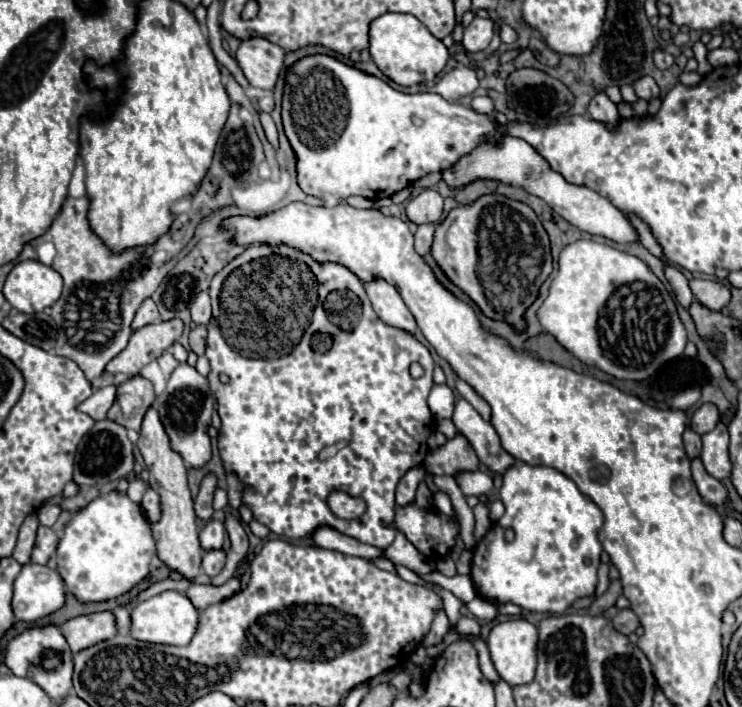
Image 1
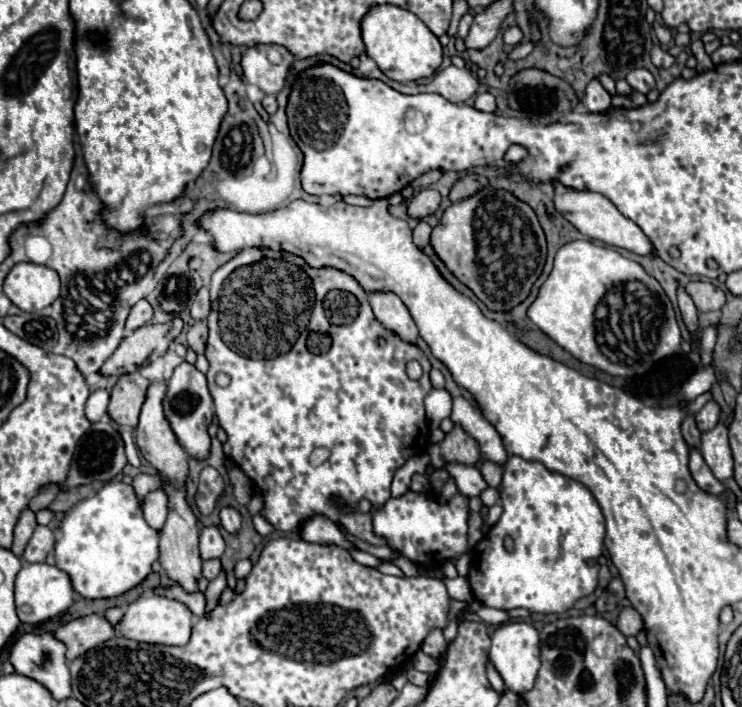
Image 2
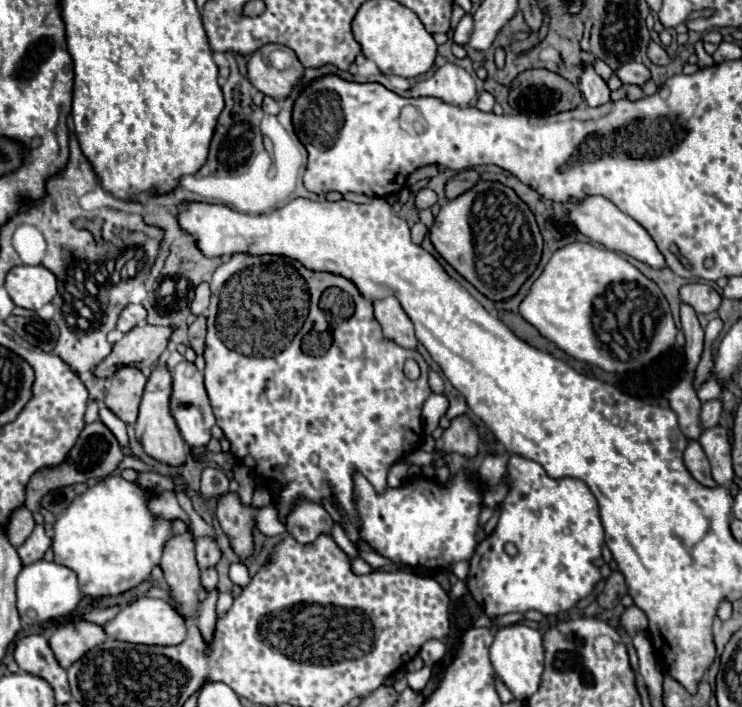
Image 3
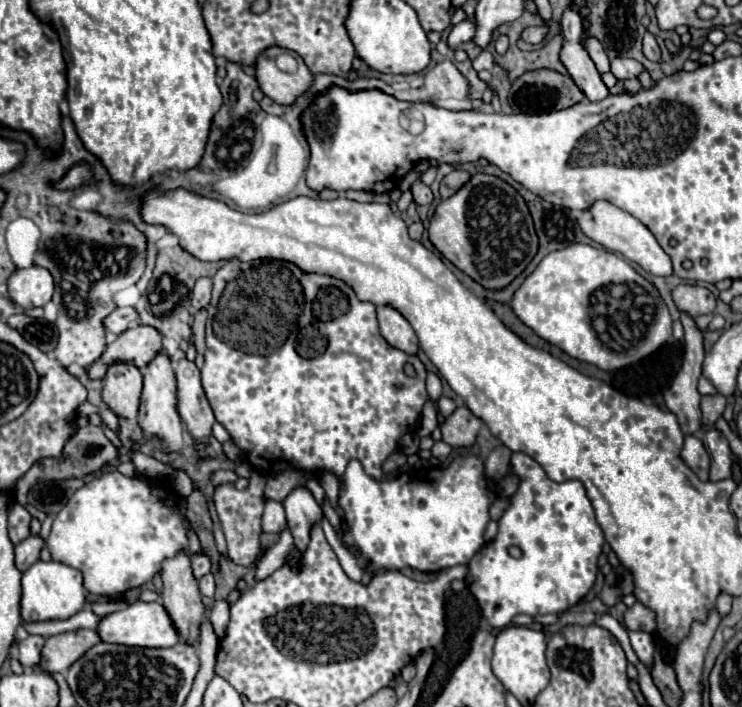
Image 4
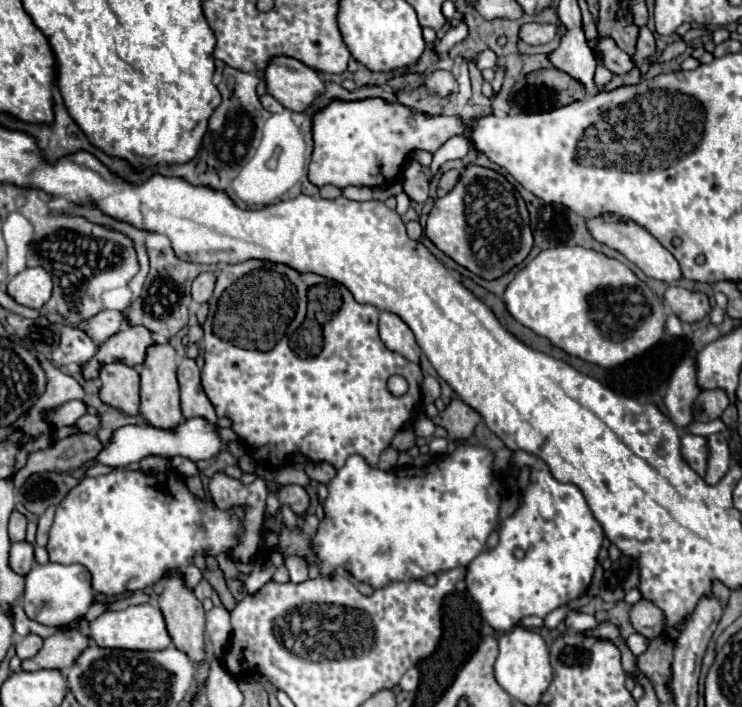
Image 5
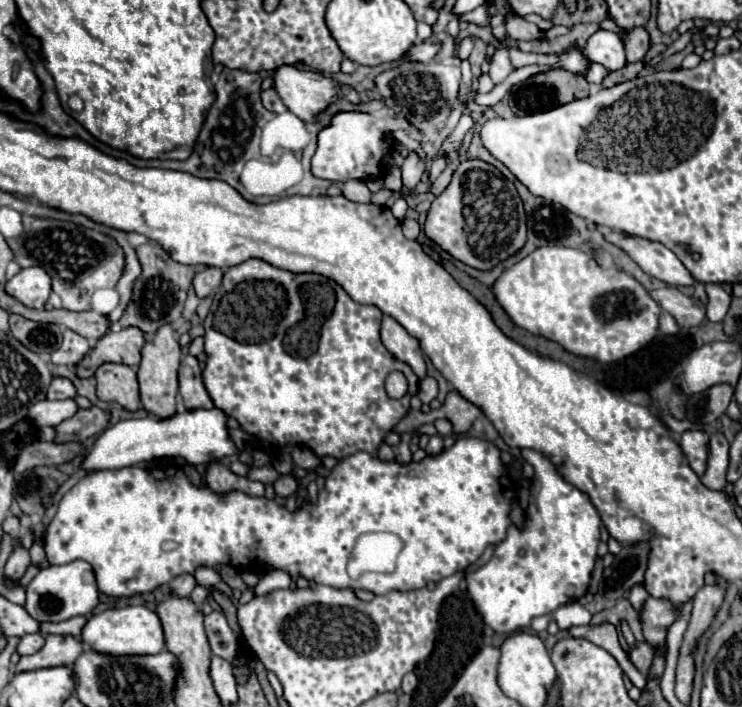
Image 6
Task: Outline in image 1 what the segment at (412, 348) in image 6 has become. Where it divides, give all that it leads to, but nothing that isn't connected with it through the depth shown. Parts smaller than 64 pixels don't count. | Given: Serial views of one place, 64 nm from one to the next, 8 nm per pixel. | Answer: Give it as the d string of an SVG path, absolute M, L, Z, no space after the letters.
M374 280L374 282L366 282L364 288L372 302L374 312L378 314L378 318L384 324L400 328L408 334L416 332L416 320L410 314L408 306L404 304L404 300L400 298L400 294L396 292L394 286L390 286L384 280Z

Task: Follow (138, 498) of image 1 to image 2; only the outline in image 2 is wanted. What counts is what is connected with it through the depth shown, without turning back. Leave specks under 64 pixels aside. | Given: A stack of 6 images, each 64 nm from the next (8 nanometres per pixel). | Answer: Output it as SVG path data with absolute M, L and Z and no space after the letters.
M138 474L138 476L134 478L132 486L134 486L134 490L136 490L136 496L144 498L148 492L164 488L164 484L162 484L162 482L164 482L164 480L162 480L162 478L158 478L156 474L154 474L154 476L152 476L152 474Z

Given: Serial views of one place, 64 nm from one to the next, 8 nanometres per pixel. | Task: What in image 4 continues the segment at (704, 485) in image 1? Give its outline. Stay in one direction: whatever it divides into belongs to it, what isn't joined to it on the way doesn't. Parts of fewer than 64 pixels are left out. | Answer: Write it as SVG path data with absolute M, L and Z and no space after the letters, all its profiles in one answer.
M686 436L684 438L684 448L682 448L682 458L690 466L692 472L700 480L708 480L708 470L710 470L710 456L700 440L700 436Z

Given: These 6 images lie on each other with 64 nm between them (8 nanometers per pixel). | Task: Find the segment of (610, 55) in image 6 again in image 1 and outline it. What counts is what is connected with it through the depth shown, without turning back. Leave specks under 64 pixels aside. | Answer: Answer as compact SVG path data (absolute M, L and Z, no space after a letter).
M642 76L640 80L634 80L632 82L632 88L638 94L638 98L644 98L644 100L650 100L654 96L660 96L660 90L658 90L656 82L652 80L652 76Z

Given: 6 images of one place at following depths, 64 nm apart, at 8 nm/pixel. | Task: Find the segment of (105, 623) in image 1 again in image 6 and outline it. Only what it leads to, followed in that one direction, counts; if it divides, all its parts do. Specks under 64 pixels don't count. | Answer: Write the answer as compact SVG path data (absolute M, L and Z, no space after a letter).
M46 636L46 644L32 656L22 656L16 664L16 674L24 670L38 670L50 666L72 666L76 658L84 652L84 646L74 636Z

